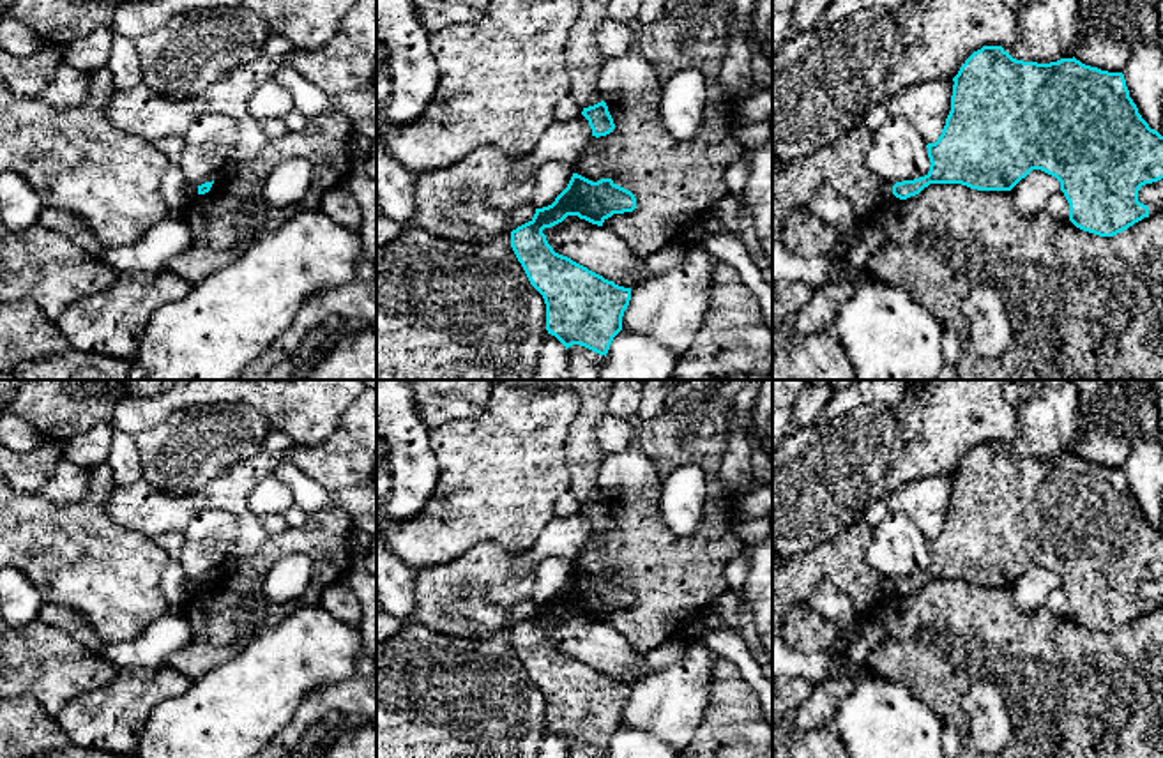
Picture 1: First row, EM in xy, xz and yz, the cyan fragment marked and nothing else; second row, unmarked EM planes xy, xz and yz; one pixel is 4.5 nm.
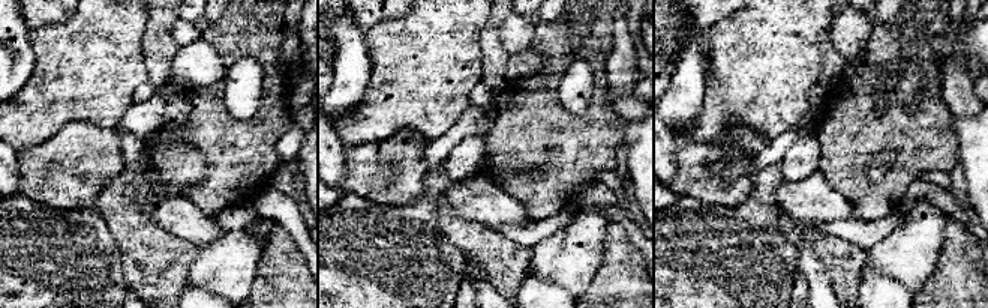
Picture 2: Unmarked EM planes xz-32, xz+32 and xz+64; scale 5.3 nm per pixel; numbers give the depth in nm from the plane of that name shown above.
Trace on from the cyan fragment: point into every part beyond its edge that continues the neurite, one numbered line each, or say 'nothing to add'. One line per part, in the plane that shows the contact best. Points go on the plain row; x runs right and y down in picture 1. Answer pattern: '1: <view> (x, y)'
nothing to add

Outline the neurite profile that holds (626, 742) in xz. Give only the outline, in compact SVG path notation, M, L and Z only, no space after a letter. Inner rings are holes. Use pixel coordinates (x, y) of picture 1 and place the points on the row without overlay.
M622 724L612 737L604 758L677 758L679 751L663 739Z

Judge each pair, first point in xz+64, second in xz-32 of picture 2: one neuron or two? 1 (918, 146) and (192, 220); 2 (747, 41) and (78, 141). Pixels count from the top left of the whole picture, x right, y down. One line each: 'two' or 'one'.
1: two
2: two

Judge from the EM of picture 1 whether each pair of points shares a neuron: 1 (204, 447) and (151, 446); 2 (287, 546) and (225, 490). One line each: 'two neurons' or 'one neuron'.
1: one neuron
2: two neurons

